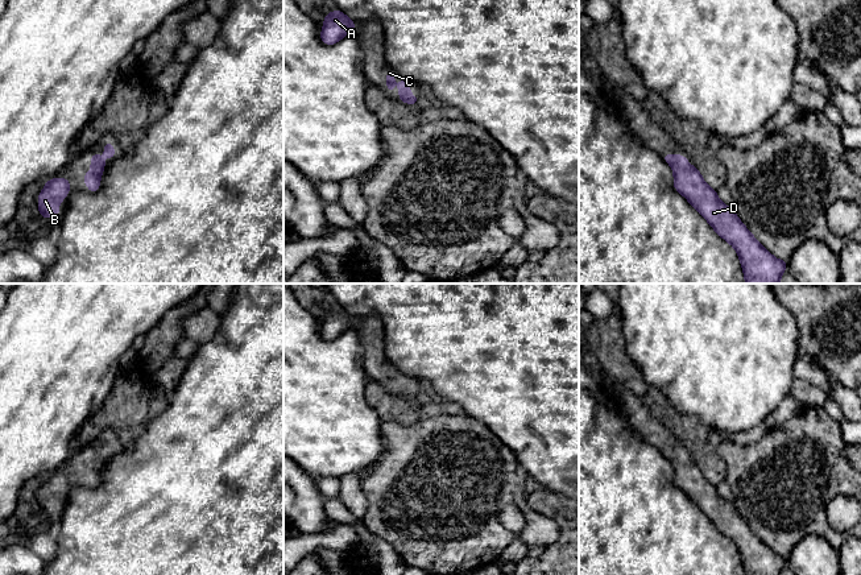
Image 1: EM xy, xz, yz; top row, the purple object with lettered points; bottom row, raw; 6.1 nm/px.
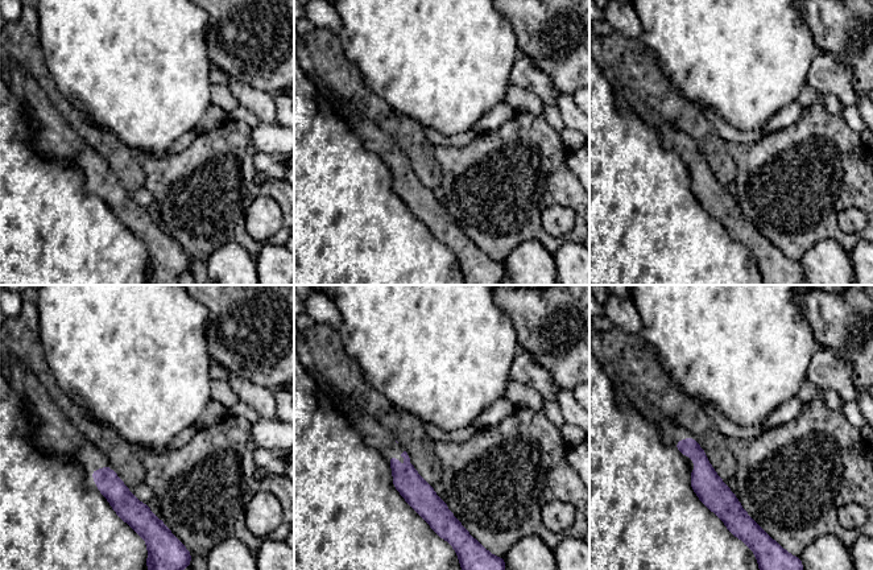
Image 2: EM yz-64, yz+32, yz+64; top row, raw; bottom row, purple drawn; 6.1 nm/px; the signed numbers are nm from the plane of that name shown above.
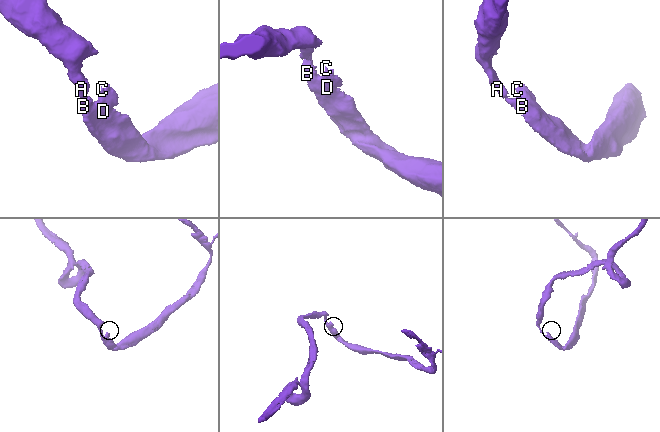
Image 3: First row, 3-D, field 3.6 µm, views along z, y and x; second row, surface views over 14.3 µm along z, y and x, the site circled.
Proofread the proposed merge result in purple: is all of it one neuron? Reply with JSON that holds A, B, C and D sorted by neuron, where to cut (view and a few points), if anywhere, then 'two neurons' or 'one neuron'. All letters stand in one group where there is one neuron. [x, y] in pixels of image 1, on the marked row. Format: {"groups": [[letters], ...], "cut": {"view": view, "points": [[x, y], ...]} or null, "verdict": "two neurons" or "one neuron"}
{"groups": [["A", "B", "C", "D"]], "cut": null, "verdict": "one neuron"}

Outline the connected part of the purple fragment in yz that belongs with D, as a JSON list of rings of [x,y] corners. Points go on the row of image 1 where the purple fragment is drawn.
[[[665,153],[663,160],[674,171],[674,189],[692,204],[719,236],[736,249],[745,274],[745,284],[779,284],[783,272],[787,270],[787,262],[785,260],[777,260],[759,244],[742,224],[736,212],[719,199],[716,190],[705,183],[698,167],[691,166],[684,156]]]

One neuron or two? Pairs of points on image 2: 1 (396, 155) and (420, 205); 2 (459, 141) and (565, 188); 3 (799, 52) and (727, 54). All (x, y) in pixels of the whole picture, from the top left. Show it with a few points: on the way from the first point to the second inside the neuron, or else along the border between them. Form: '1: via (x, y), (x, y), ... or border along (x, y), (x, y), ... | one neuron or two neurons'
1: via (400, 166), (406, 185), (413, 193) | one neuron
2: border along (479, 133), (462, 147), (437, 147) | two neurons
3: via (781, 52), (745, 52) | one neuron

